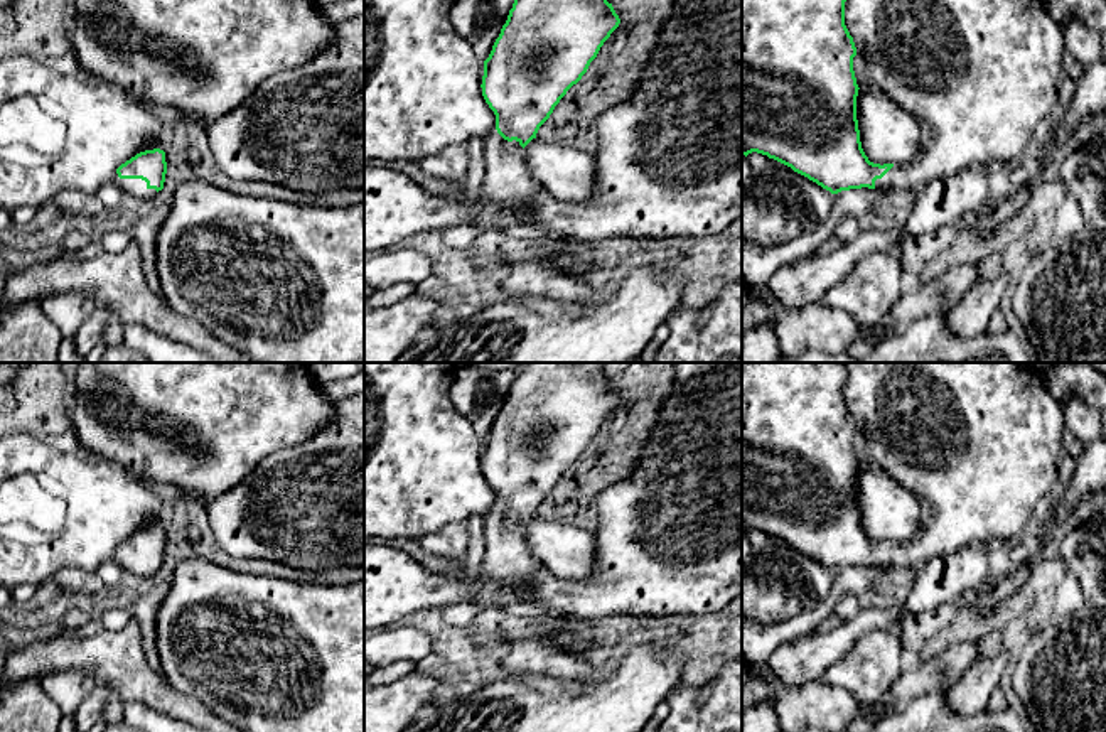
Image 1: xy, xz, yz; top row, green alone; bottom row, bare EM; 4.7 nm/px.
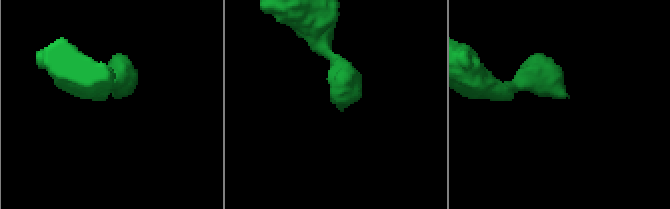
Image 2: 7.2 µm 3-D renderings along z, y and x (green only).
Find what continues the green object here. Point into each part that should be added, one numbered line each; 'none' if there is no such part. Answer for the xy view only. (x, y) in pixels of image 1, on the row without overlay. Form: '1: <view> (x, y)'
1: xy (137, 565)

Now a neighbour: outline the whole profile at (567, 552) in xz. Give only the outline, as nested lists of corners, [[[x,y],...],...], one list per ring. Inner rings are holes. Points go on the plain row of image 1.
[[[533,516],[526,525],[529,555],[558,579],[582,580],[595,565],[593,535],[587,530]]]

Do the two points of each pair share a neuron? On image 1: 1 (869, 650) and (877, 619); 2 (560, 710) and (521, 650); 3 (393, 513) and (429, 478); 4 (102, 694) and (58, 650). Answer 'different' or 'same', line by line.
1: different
2: different
3: same
4: different

